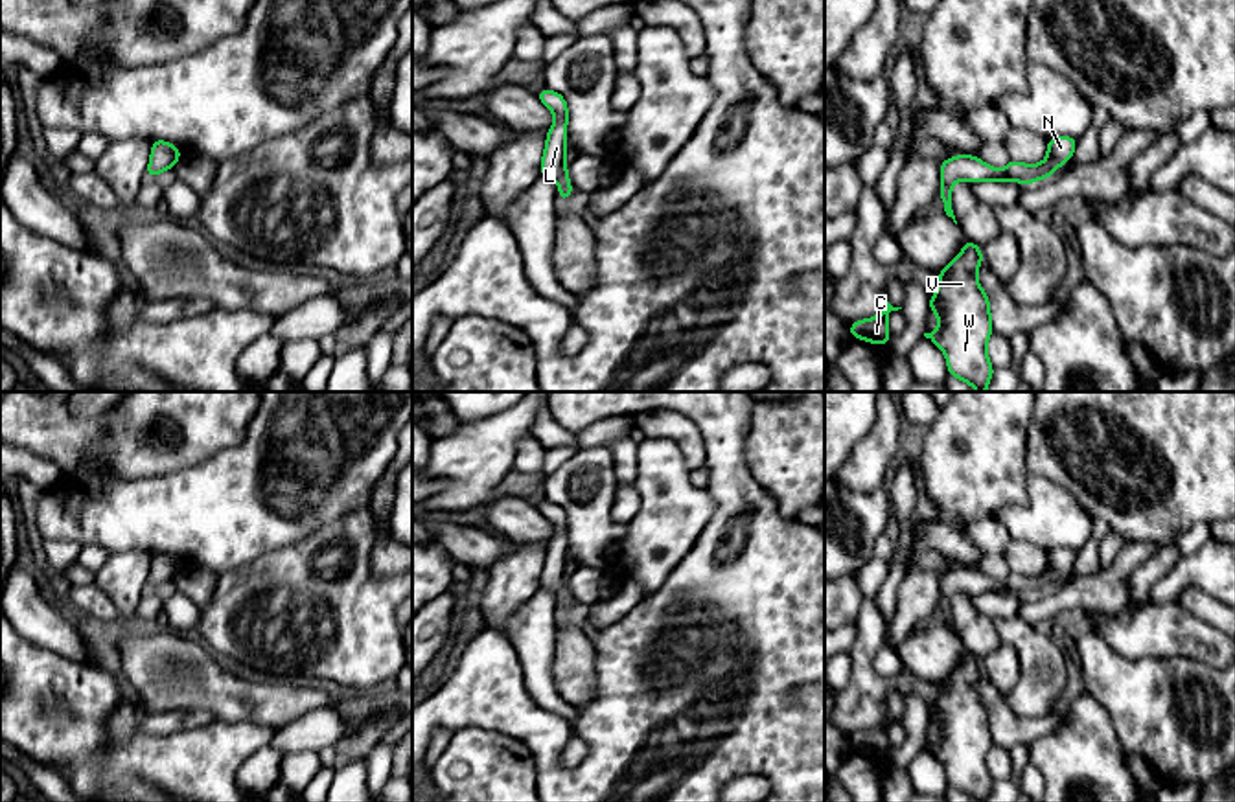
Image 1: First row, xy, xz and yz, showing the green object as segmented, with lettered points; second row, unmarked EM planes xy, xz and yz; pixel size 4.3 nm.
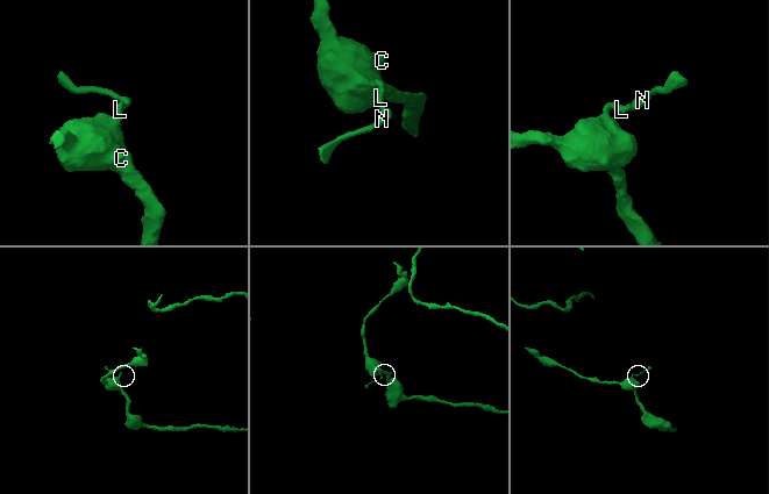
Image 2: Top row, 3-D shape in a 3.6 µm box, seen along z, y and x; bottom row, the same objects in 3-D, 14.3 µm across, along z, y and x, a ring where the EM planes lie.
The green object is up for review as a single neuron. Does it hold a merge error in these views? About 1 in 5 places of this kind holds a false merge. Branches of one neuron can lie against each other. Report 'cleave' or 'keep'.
keep

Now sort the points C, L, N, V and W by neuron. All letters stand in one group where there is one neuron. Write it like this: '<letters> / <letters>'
C L N V W

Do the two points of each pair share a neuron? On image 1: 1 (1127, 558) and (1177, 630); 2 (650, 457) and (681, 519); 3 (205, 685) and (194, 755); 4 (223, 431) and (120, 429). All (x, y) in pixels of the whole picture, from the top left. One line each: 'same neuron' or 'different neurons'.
1: different neurons
2: same neuron
3: different neurons
4: same neuron

